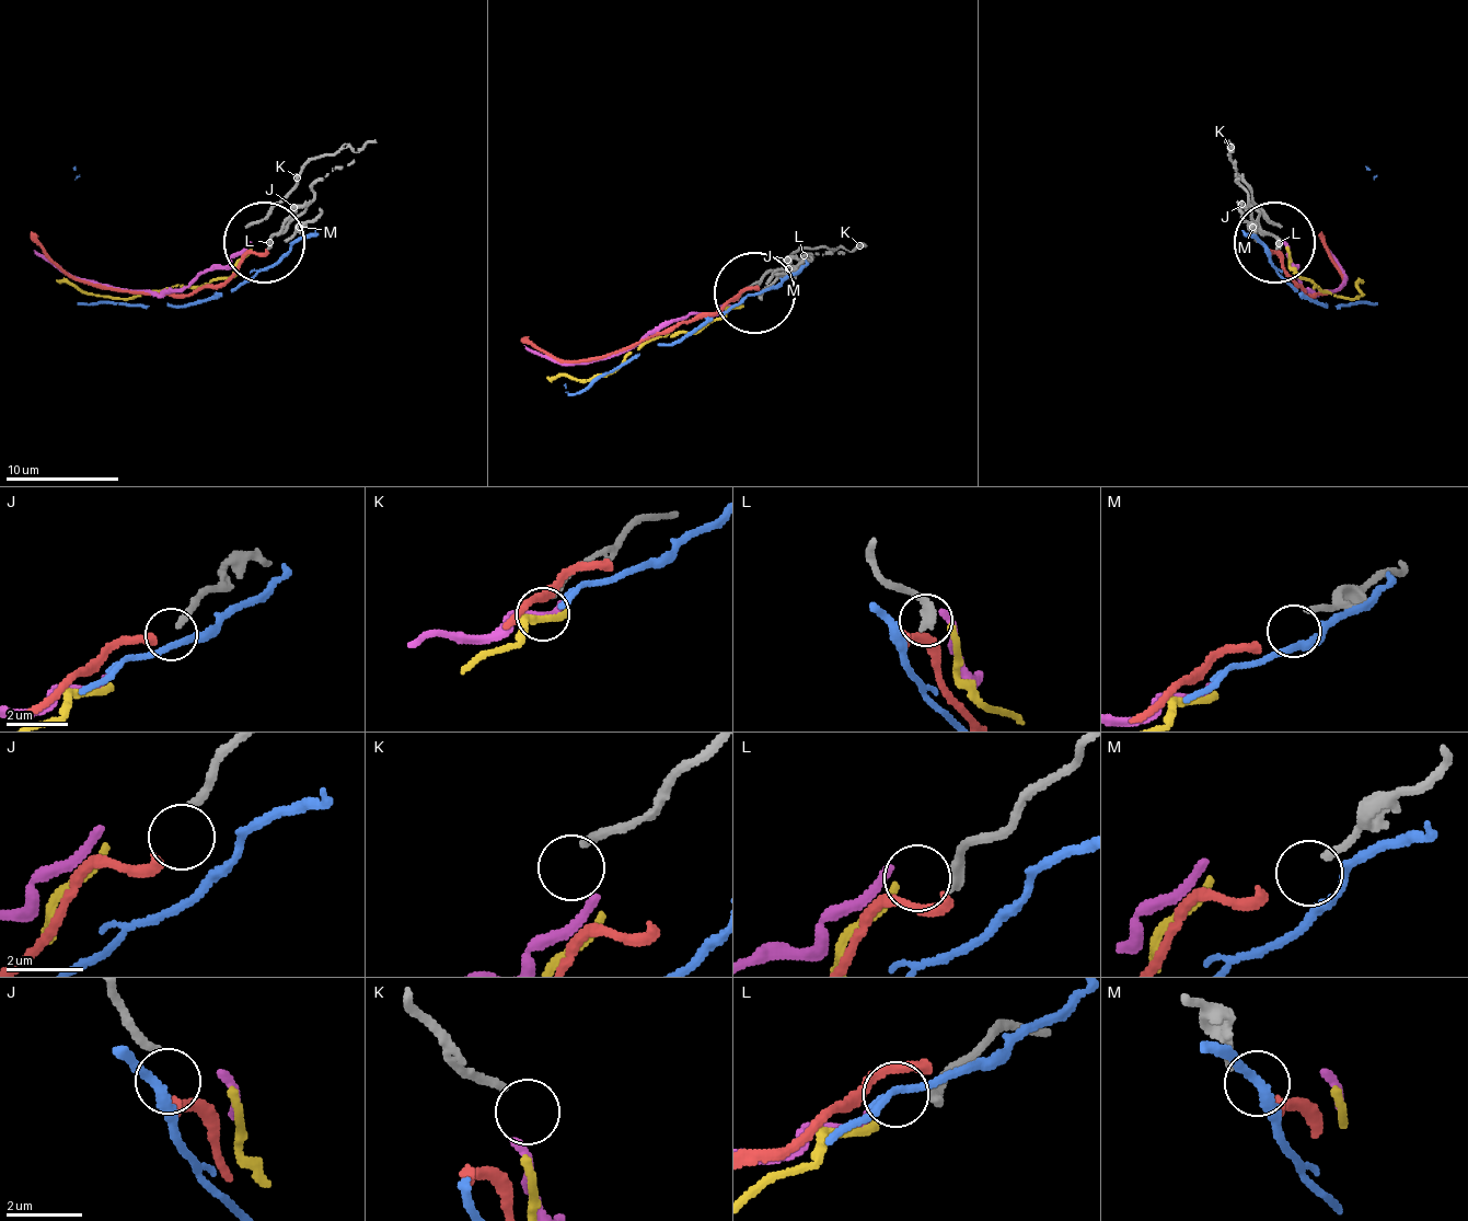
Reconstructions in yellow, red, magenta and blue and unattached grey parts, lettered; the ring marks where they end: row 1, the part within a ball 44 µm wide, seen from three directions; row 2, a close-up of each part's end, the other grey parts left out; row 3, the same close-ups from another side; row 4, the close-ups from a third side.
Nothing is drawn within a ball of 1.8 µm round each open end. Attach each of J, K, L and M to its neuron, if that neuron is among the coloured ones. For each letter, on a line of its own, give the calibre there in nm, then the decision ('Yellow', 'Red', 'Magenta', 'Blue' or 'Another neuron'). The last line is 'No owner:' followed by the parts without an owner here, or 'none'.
J: Thickness 240 nm. Red
K: Thickness 220 nm. Another neuron
L: Thickness 360 nm. Magenta
M: Thickness 190 nm. Another neuron
No owner: K, M

